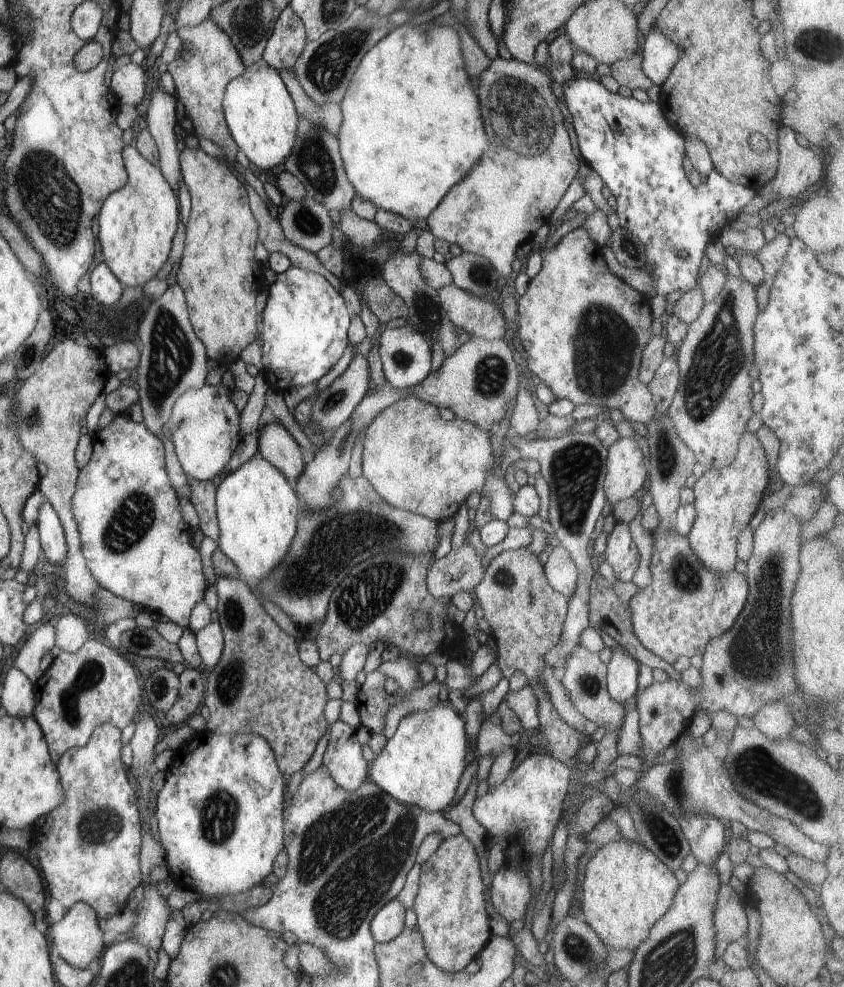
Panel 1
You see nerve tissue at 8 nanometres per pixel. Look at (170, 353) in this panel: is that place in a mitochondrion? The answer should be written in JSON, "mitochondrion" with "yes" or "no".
{"mitochondrion":"yes"}

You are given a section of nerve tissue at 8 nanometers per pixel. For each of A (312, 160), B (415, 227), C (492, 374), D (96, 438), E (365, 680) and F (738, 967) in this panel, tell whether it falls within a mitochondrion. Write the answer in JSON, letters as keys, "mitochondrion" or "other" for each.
{"A":"mitochondrion","B":"other","C":"mitochondrion","D":"other","E":"other","F":"other"}

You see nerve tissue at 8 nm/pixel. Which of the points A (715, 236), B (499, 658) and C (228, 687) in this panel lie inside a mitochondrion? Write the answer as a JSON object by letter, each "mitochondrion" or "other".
{"A":"other","B":"other","C":"mitochondrion"}

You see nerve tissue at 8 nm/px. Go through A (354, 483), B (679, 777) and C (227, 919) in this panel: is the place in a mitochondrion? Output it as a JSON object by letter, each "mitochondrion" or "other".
{"A":"other","B":"mitochondrion","C":"other"}

